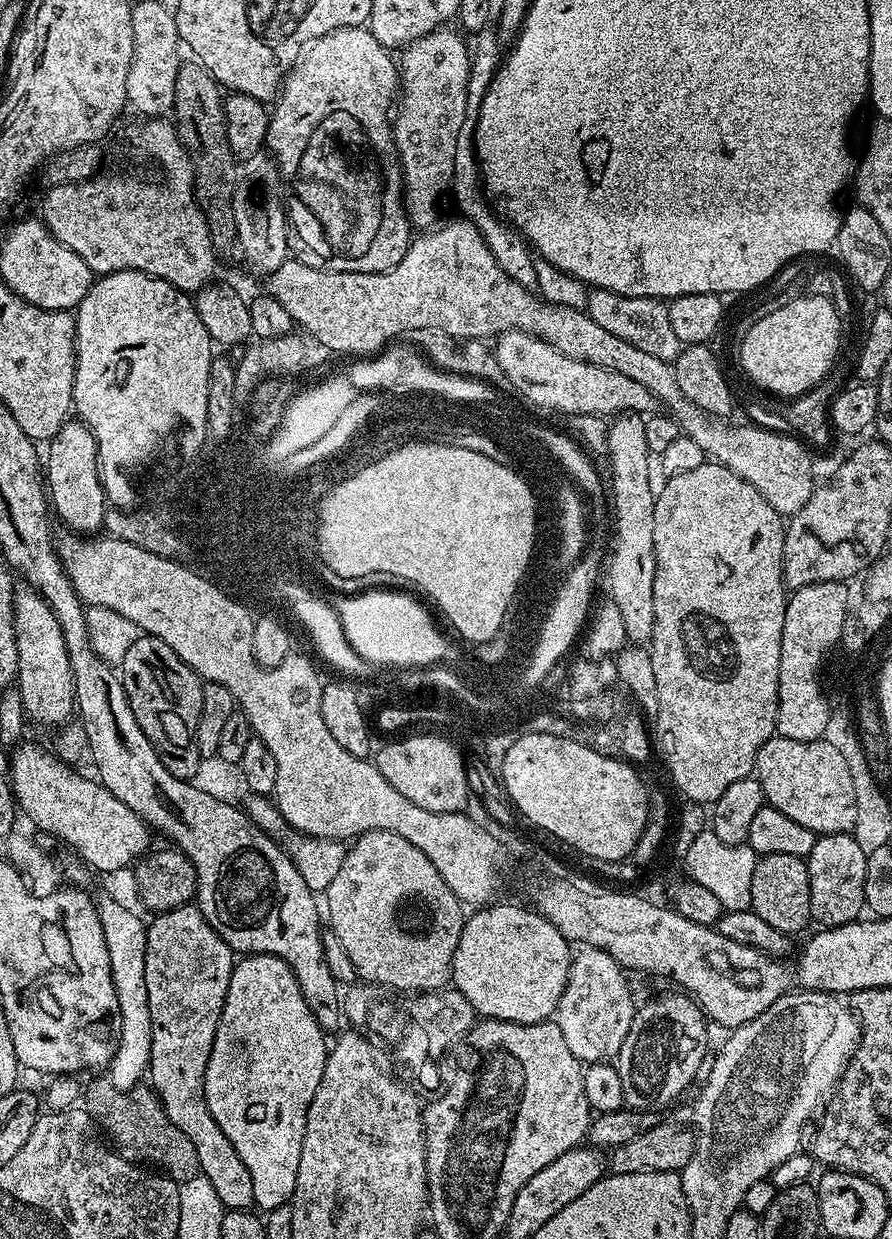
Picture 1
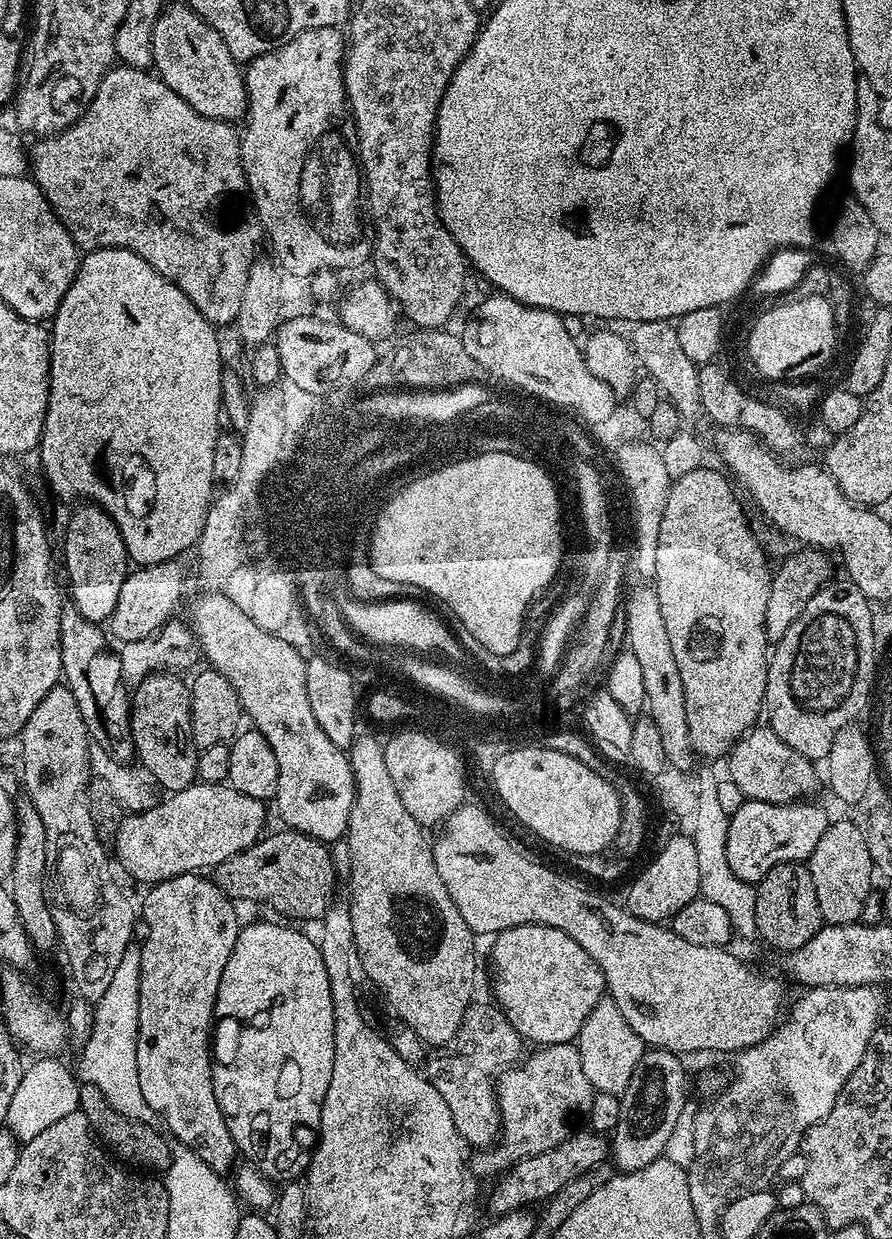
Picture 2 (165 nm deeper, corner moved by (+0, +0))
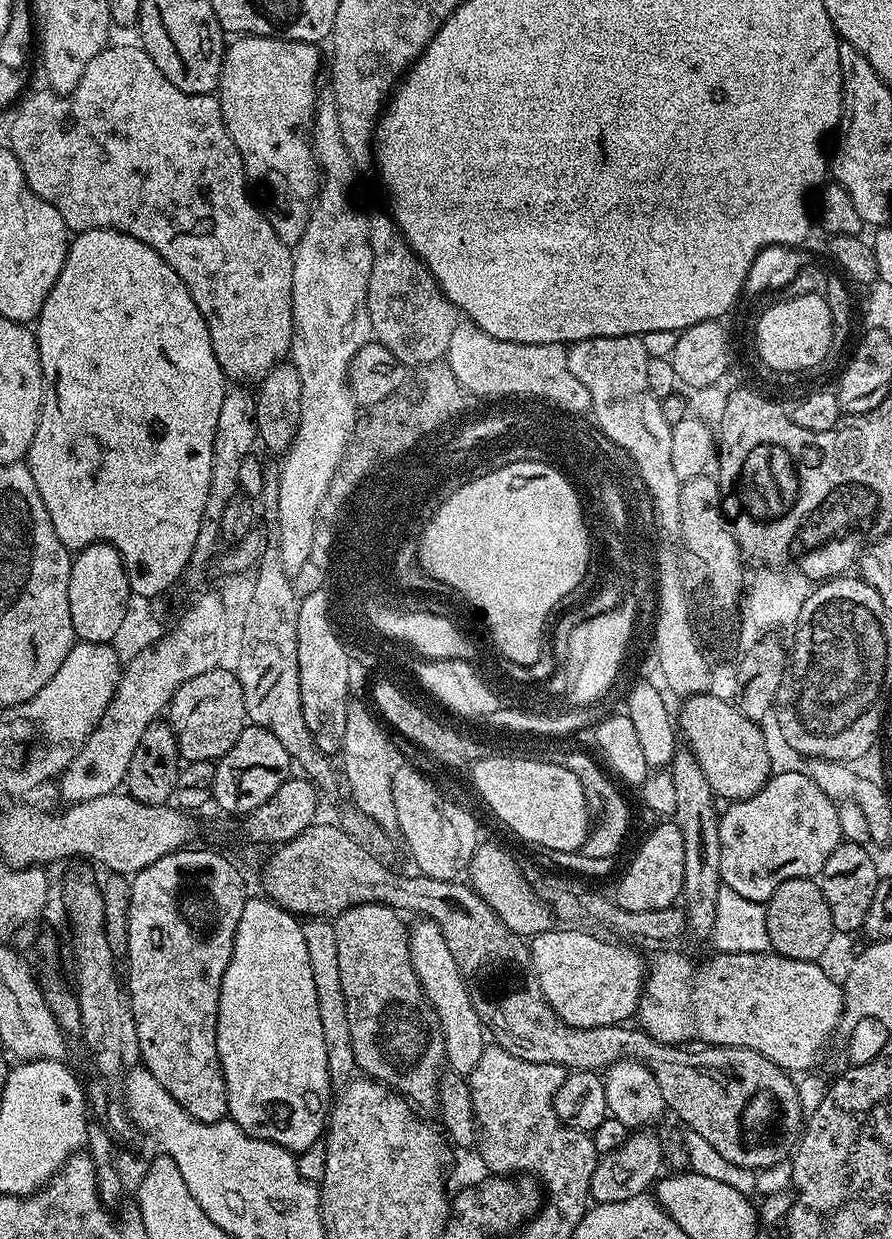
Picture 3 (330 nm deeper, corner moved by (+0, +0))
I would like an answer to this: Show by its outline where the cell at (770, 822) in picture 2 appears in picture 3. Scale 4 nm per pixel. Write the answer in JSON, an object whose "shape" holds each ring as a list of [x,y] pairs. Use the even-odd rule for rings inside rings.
{"shape":[[[807,771],[779,772],[768,777],[758,794],[732,802],[729,809],[720,814],[720,879],[723,887],[734,890],[734,894],[742,894],[742,898],[766,902],[787,879],[819,877],[822,866],[826,866],[826,858],[830,858],[830,854],[834,854],[834,850],[842,843],[837,801],[832,801],[828,797],[831,795]]]}

